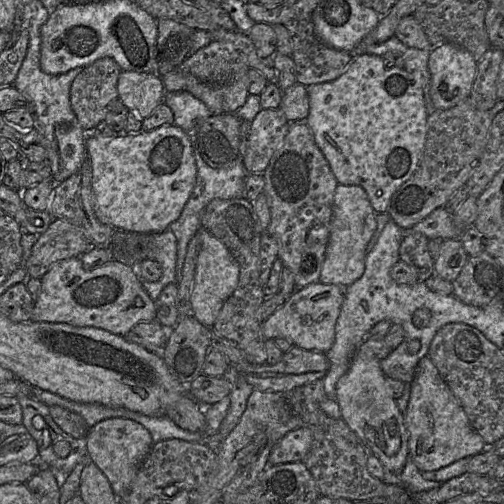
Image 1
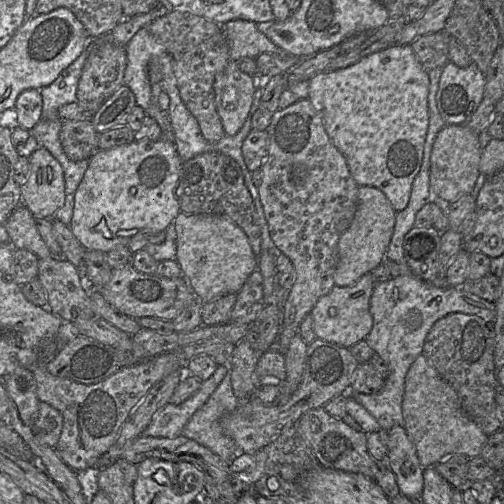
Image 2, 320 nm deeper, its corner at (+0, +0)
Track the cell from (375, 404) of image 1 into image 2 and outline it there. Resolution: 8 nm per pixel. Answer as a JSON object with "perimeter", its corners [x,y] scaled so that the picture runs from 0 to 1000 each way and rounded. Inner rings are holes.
{"perimeter":[[[784,843],[762,857],[762,875],[768,887],[764,921],[782,940],[792,980],[831,990],[839,972],[839,927],[800,845]]]}

